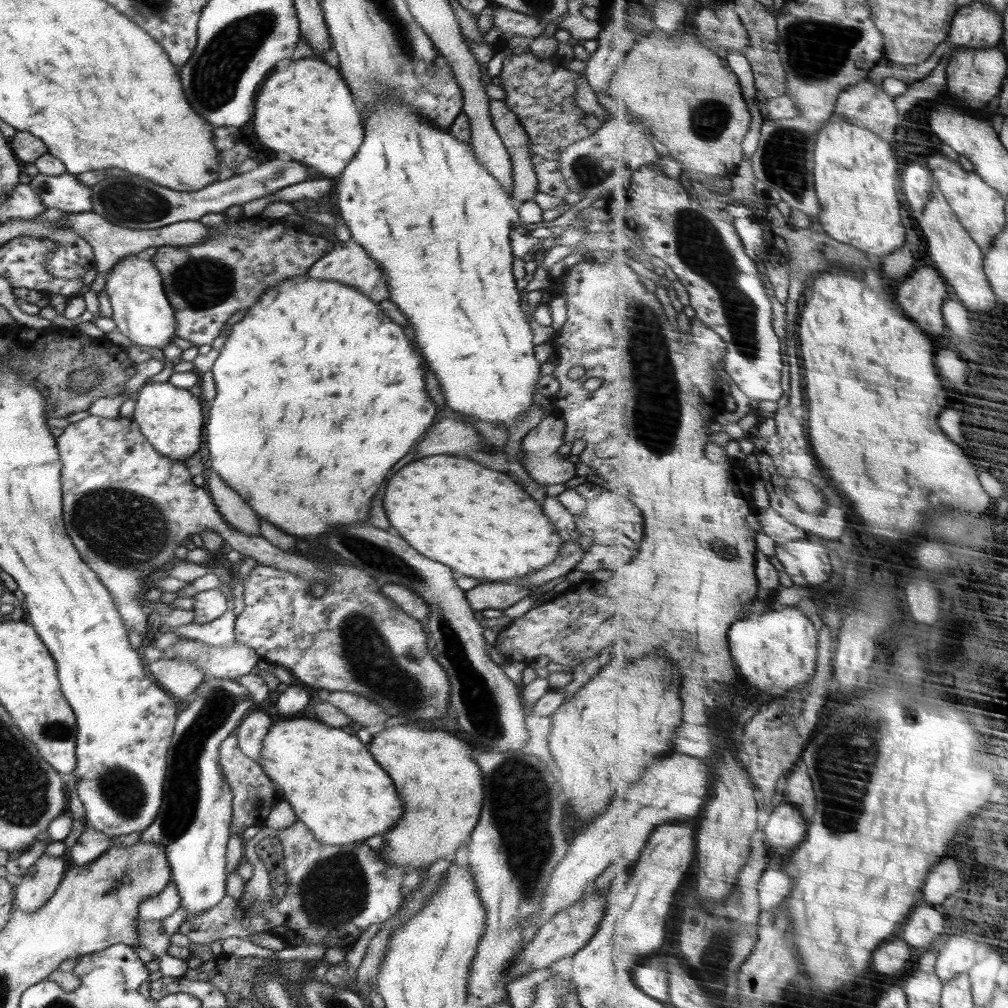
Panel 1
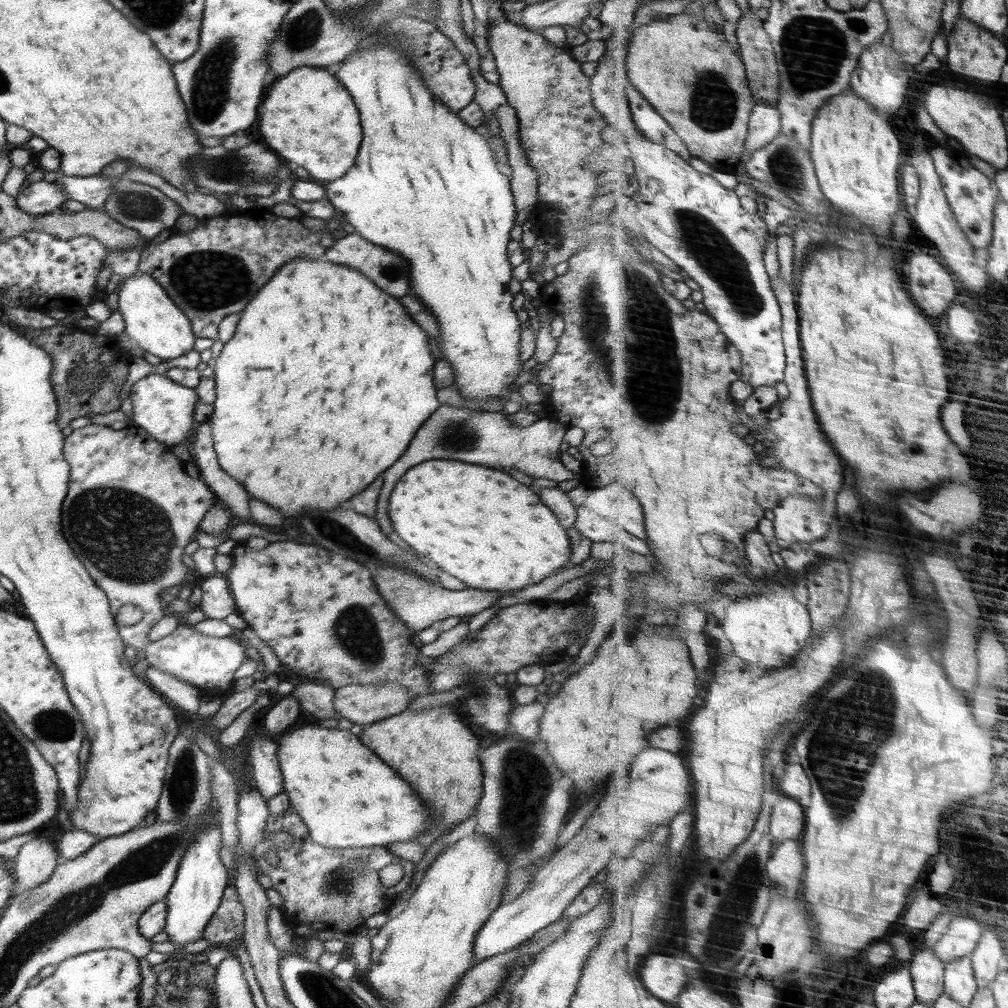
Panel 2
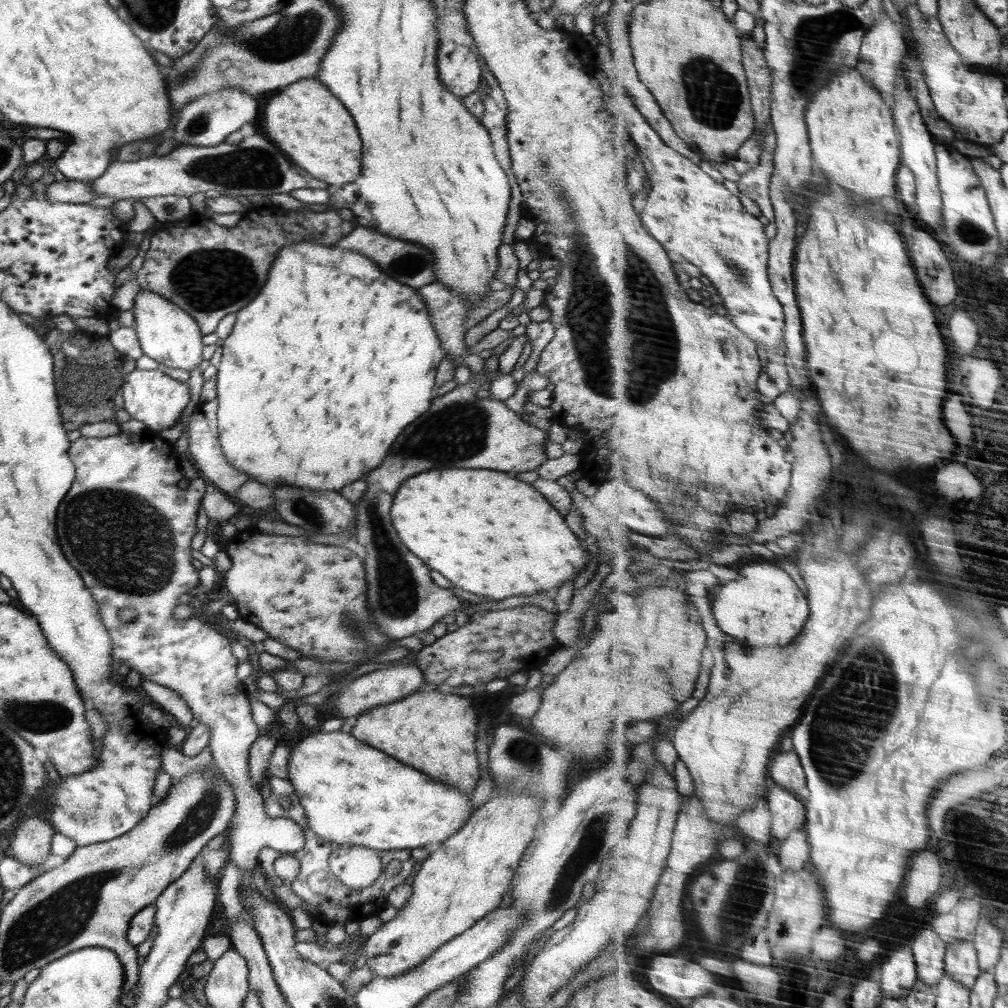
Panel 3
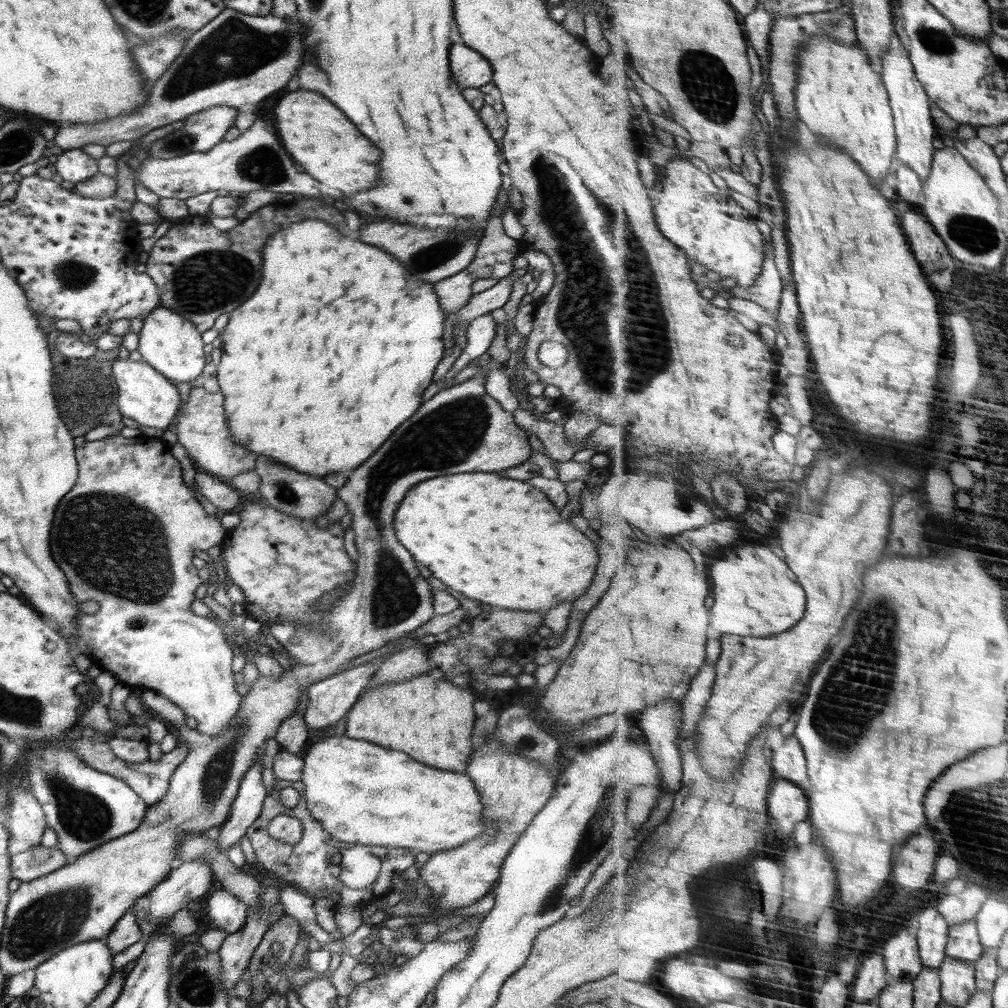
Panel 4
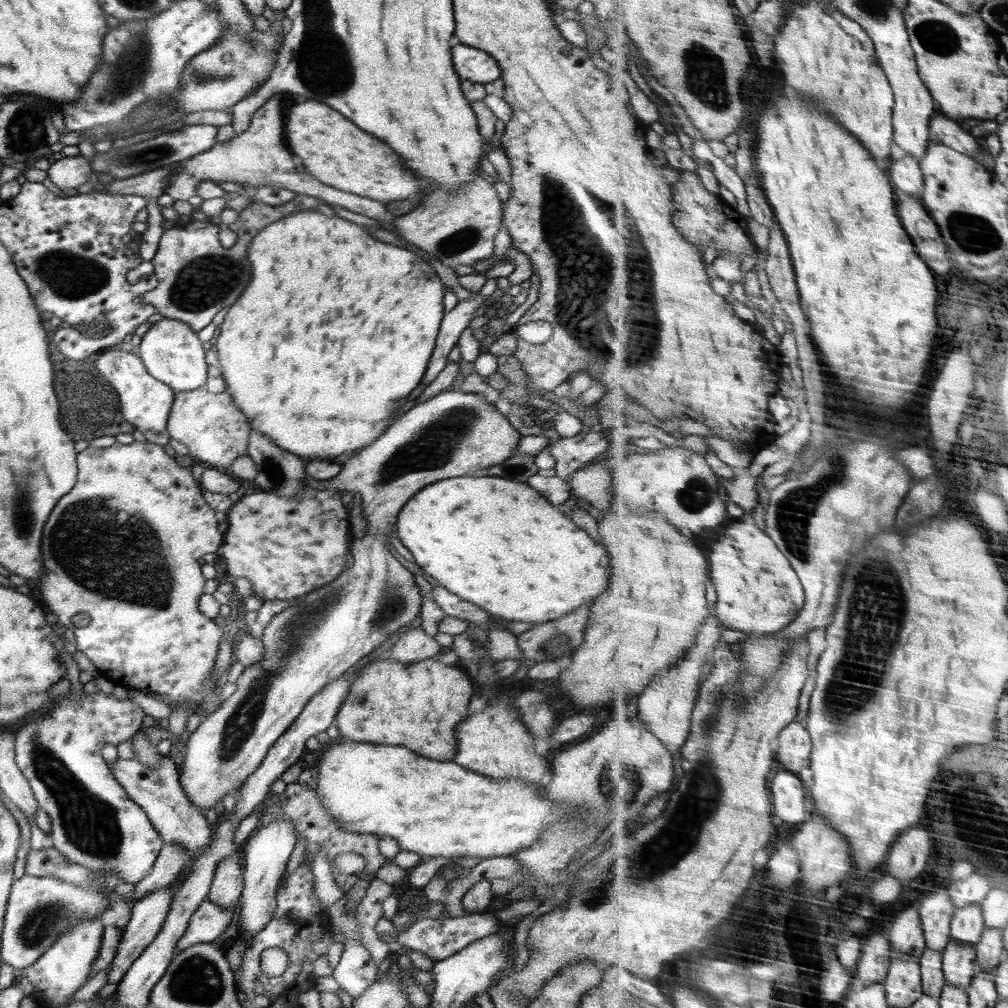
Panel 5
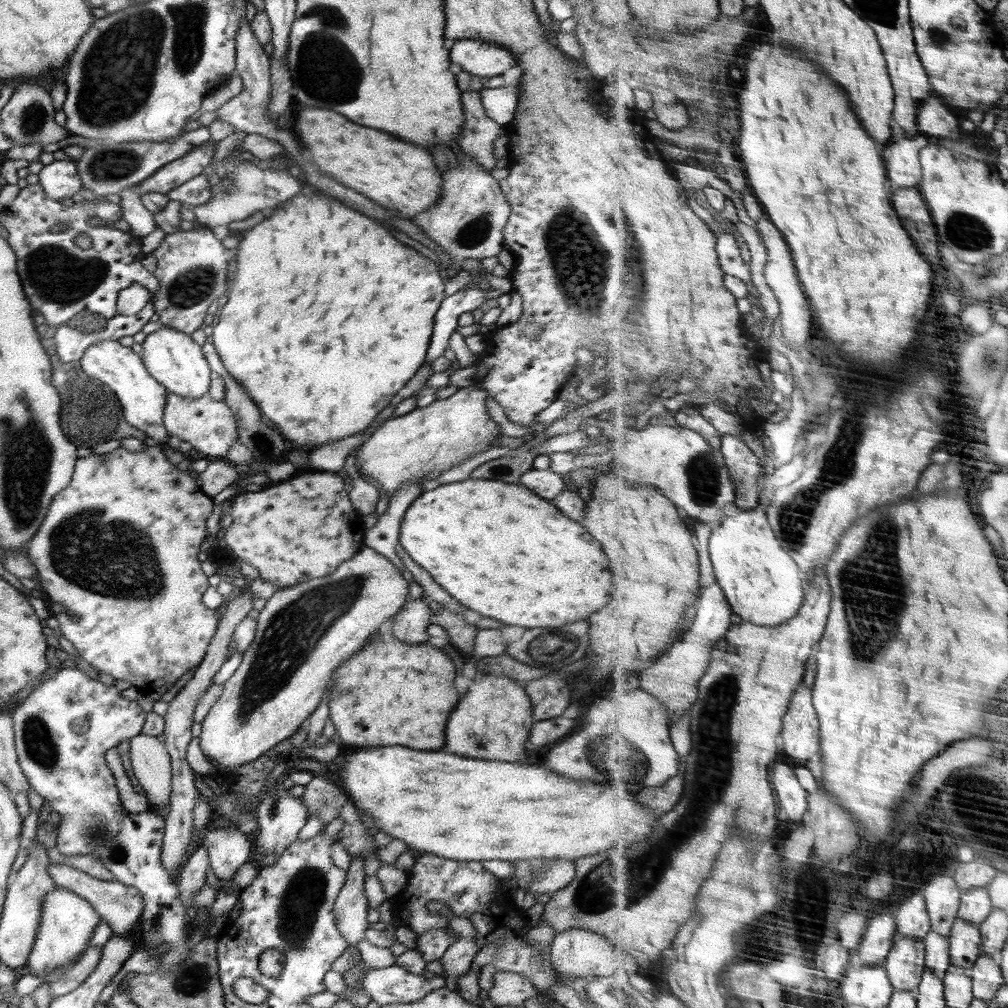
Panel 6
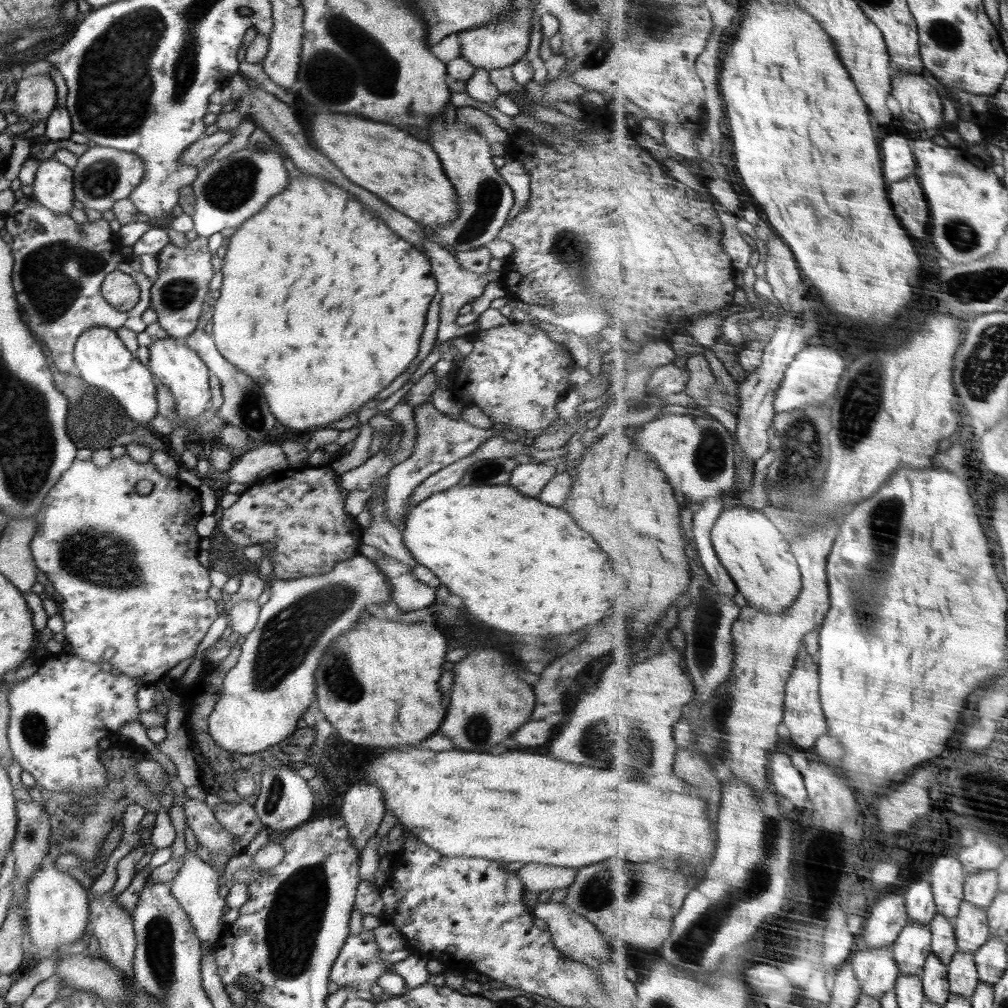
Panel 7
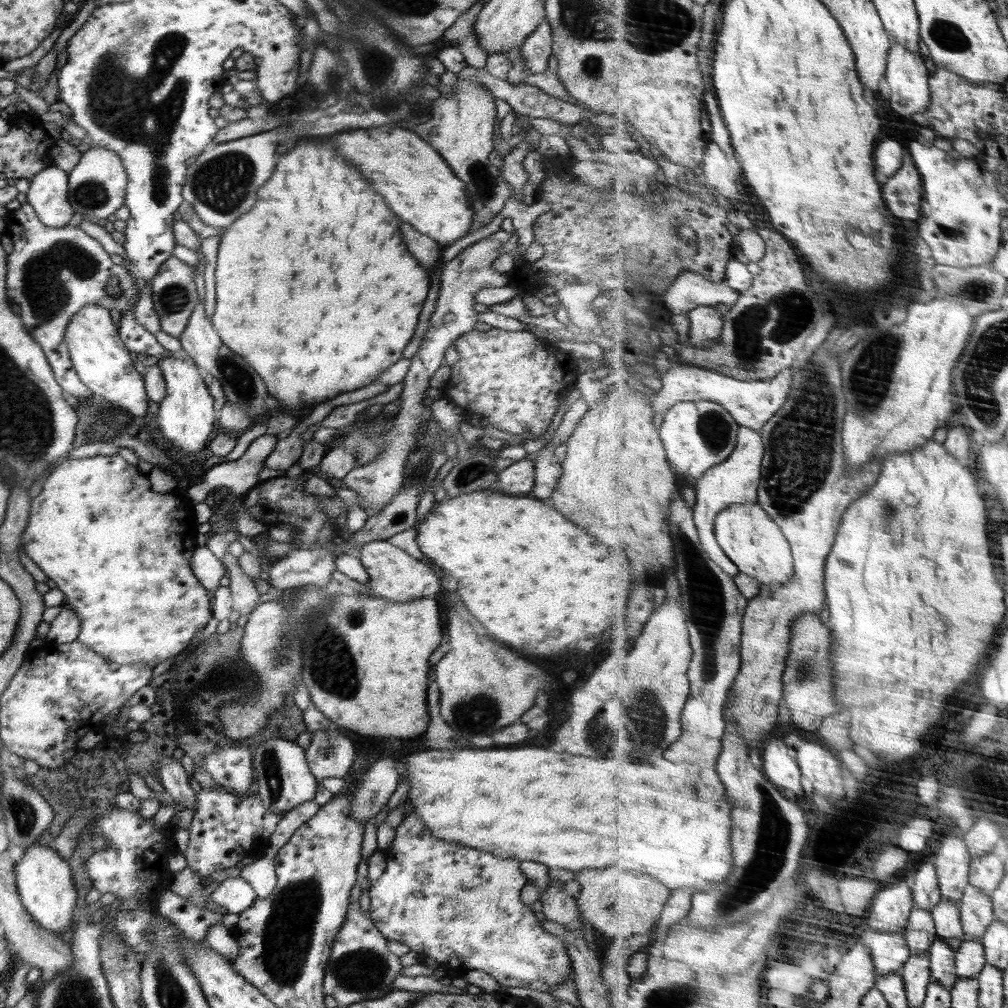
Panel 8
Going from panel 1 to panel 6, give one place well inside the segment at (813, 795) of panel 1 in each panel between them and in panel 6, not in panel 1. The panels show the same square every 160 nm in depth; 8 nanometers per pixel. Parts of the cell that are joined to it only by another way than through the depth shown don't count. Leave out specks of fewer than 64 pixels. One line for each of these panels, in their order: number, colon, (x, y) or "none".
2: (796, 782)
3: (787, 769)
4: (790, 761)
5: (795, 747)
6: (802, 739)

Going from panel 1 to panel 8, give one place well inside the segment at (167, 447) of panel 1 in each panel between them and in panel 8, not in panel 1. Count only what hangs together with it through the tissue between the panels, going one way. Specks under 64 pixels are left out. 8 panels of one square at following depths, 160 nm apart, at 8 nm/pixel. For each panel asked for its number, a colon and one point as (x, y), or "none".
2: (165, 410)
3: (156, 399)
4: (144, 395)
5: (145, 402)
6: (142, 398)
7: (103, 361)
8: (103, 363)

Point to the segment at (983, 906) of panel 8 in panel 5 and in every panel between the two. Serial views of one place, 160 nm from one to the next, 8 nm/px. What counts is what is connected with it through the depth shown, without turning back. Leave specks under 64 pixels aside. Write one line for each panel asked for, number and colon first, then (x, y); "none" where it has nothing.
5: (961, 967)
6: (967, 941)
7: (973, 929)

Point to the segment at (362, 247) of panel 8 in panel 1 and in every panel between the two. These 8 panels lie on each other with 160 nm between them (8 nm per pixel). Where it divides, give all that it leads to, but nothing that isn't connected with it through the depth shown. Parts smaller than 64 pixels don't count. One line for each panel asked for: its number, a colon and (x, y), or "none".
1: (307, 457)
2: (317, 331)
3: (332, 360)
4: (317, 372)
5: (344, 325)
6: (315, 354)
7: (321, 303)

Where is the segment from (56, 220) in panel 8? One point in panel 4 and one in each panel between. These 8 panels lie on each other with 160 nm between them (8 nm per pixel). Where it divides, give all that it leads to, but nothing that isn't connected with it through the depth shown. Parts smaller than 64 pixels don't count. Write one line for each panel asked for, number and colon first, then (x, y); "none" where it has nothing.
4: (77, 166)
5: (70, 172)
6: (60, 179)
7: (52, 187)

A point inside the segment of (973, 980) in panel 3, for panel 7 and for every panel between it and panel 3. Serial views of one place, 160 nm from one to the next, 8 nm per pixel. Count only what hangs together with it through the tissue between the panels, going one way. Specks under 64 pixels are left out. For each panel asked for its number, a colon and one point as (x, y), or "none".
4: (965, 943)
5: (969, 924)
6: (977, 905)
7: (982, 888)

